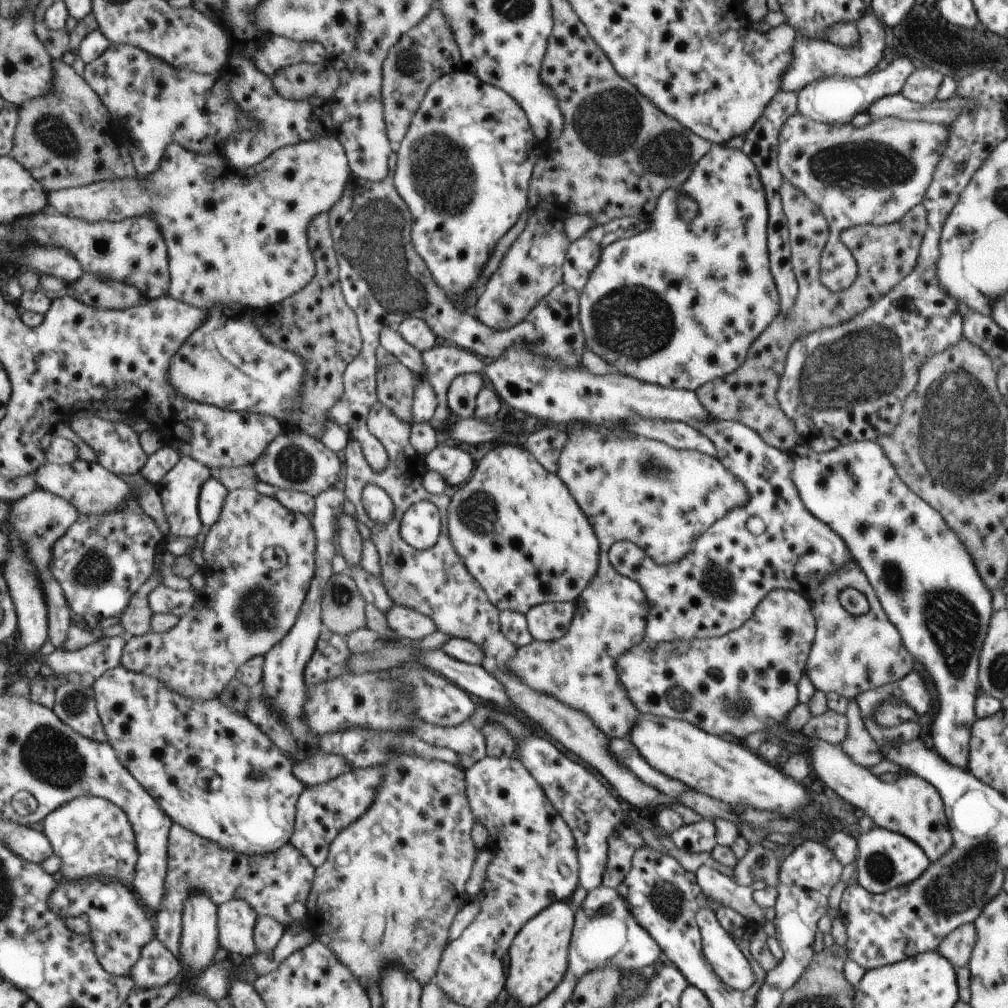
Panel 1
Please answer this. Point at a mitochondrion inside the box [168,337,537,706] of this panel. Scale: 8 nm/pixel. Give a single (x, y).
(256, 609)

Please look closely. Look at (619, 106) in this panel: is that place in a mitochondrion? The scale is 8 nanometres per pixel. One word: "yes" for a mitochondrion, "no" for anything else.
yes

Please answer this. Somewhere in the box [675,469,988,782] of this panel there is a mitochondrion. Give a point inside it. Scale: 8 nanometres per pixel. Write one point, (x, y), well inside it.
(953, 622)

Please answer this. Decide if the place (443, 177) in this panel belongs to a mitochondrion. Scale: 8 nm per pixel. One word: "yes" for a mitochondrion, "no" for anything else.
yes

